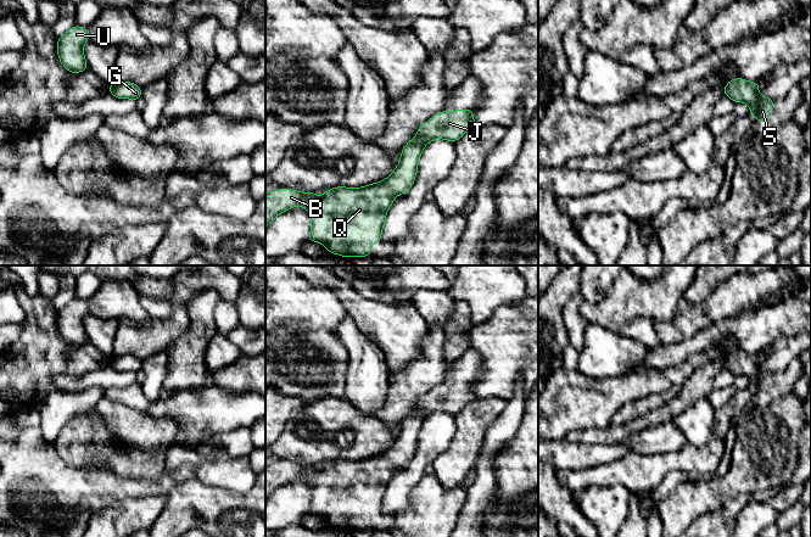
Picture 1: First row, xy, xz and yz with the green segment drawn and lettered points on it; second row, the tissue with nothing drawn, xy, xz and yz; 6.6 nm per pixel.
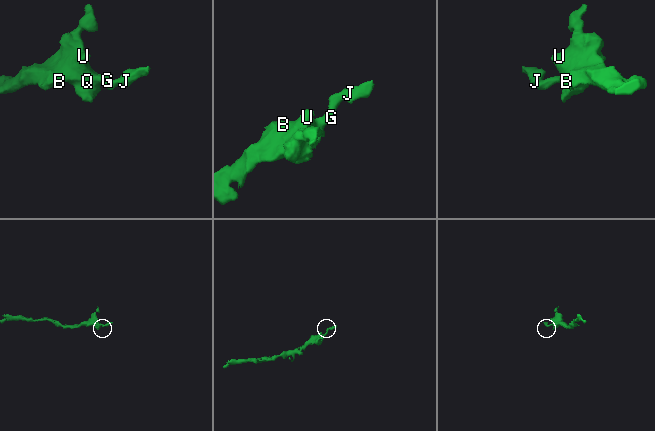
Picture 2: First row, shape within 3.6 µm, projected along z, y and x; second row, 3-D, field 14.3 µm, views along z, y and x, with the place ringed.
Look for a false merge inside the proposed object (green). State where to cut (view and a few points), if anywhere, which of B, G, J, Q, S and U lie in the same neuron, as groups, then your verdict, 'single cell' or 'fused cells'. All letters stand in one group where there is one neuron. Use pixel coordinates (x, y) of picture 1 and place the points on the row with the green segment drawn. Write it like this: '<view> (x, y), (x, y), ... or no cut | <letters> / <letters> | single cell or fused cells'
no cut | B G J Q S U | single cell

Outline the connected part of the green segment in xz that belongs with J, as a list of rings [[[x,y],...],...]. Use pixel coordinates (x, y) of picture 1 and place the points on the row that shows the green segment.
[[[474,110],[442,111],[430,121],[423,123],[414,139],[409,140],[401,152],[401,160],[395,170],[384,180],[363,188],[336,186],[326,190],[321,196],[315,192],[302,192],[292,189],[278,189],[265,192],[265,229],[273,219],[296,206],[304,207],[312,218],[311,234],[307,241],[323,244],[328,252],[347,257],[369,257],[370,245],[381,241],[382,228],[387,211],[397,195],[407,194],[414,184],[418,162],[424,147],[435,139],[455,142],[468,130],[476,127],[472,118]]]

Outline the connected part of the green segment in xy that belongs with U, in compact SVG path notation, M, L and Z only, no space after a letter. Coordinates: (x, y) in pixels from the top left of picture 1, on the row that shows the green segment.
M73 26L57 39L58 60L71 73L88 69L83 46L89 39L89 29L79 26Z

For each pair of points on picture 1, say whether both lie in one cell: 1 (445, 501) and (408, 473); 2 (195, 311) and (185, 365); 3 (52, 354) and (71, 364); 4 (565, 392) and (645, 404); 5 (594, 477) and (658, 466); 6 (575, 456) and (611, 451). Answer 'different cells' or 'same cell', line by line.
1: different cells
2: same cell
3: same cell
4: different cells
5: same cell
6: same cell

